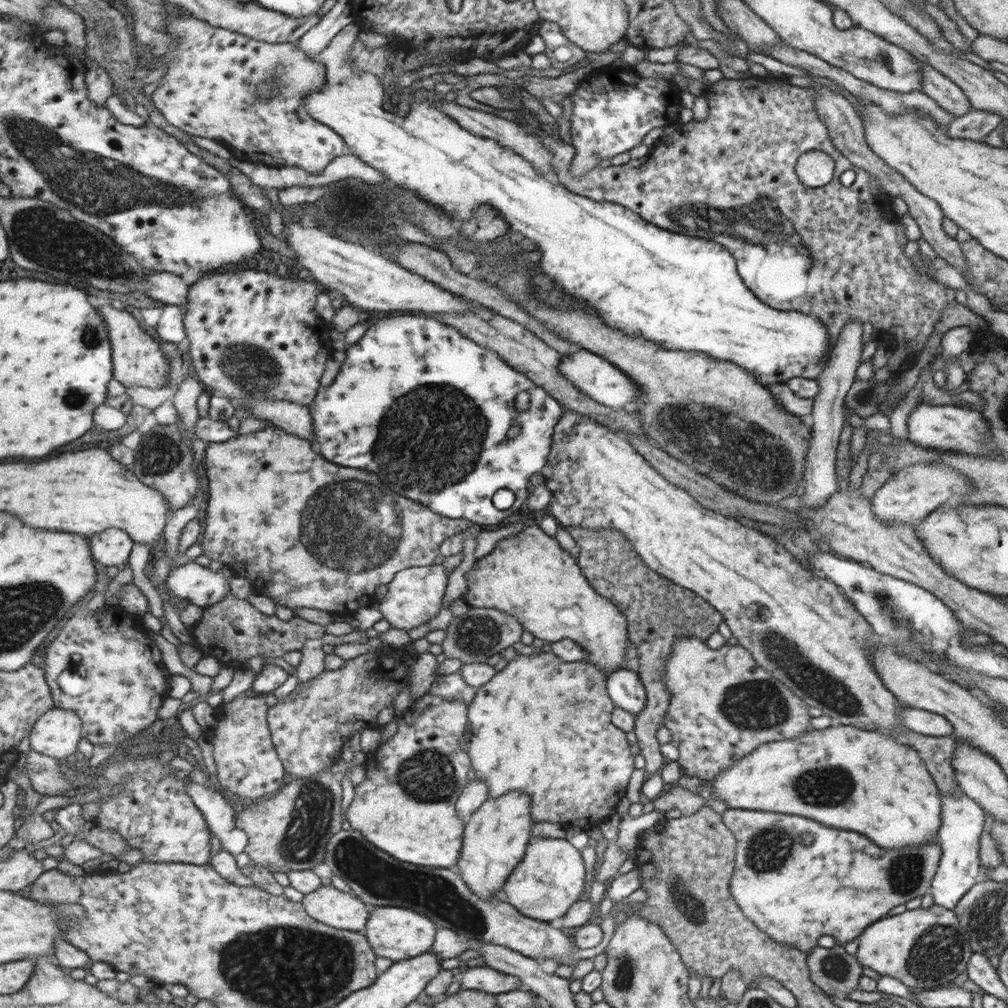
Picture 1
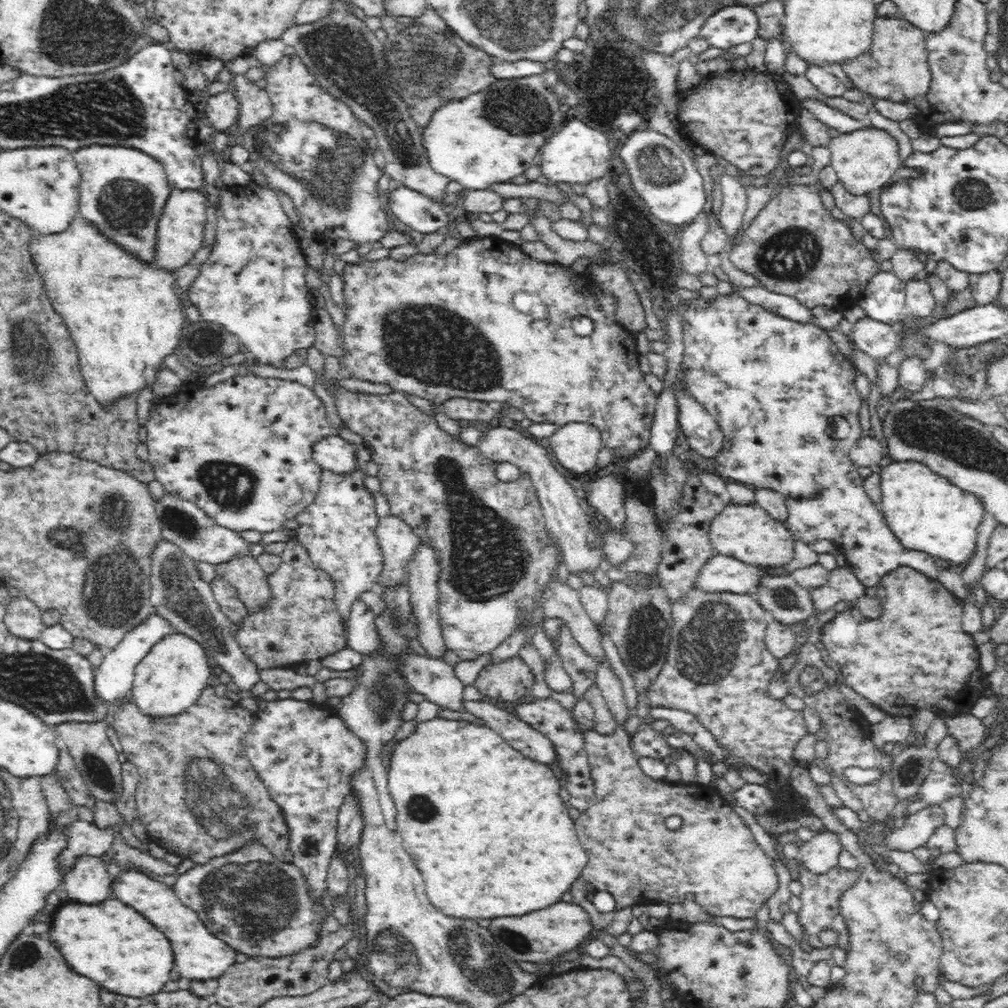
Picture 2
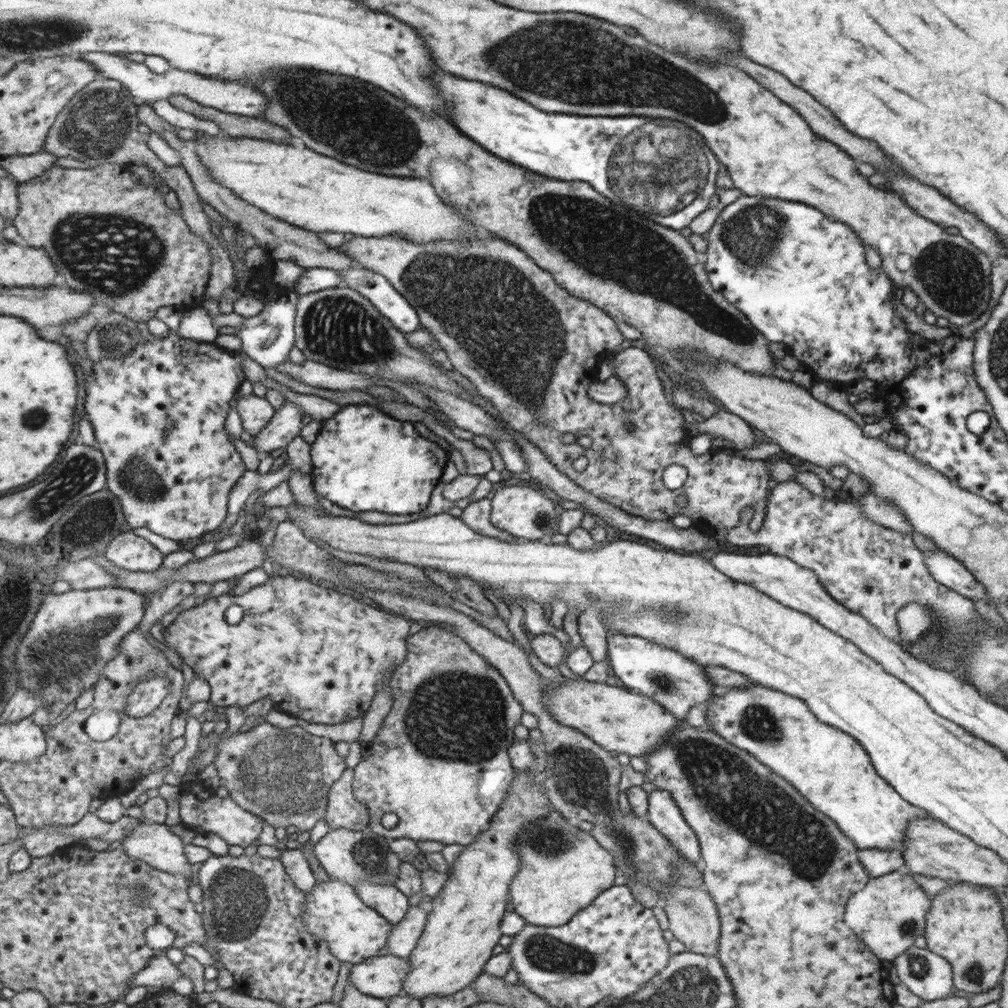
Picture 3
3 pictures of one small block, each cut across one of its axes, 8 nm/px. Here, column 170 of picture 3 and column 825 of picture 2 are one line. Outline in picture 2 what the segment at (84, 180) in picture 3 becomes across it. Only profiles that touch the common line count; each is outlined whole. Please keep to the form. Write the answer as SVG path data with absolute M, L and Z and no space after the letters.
M791 184L782 188L754 217L737 244L730 250L730 261L750 274L768 292L794 298L810 309L826 306L846 310L861 298L869 280L882 273L881 260L862 240L852 234L852 228L835 218L822 203L820 190L815 185Z

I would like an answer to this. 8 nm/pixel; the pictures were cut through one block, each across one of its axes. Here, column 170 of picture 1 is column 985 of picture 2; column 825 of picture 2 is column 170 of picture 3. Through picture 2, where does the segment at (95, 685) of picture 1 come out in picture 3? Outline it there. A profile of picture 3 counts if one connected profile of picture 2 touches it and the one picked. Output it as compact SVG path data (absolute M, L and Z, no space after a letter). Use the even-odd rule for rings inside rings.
M293 576L271 577L265 584L256 586L241 596L231 593L219 595L217 598L197 601L195 606L181 611L180 614L172 617L164 624L162 629L165 646L173 650L183 662L193 669L194 676L207 680L212 688L212 698L210 699L216 709L237 706L246 707L257 700L271 698L275 709L280 713L286 713L297 720L303 720L310 724L342 724L343 722L353 721L355 718L361 719L371 707L373 696L390 682L393 670L403 662L405 658L405 638L409 632L409 619L399 618L385 614L381 610L375 610L367 606L366 602L359 601L349 594L348 591L340 590L325 583L309 581L306 579L294 578ZM237 604L243 608L243 618L239 623L229 624L225 620L225 612L229 606Z

